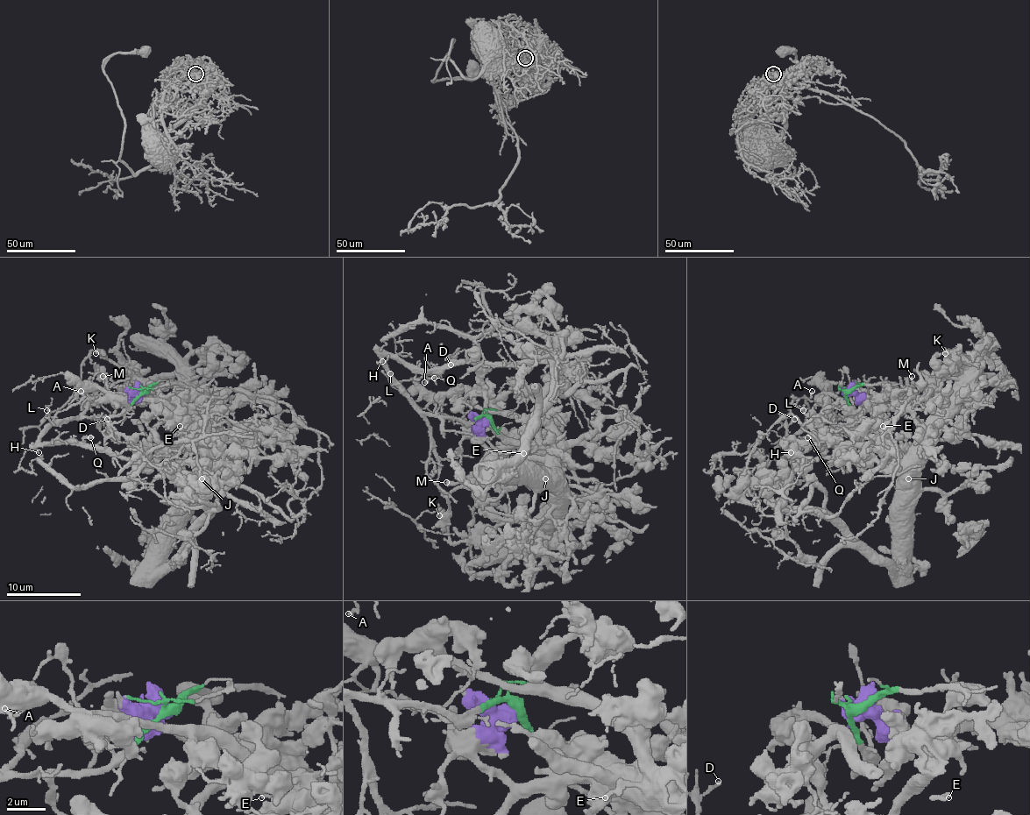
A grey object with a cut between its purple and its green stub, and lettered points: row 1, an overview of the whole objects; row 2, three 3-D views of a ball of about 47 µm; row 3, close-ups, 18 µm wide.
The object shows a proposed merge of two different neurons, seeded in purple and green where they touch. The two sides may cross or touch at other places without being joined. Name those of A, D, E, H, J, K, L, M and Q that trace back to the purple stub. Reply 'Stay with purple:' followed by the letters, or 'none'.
Stay with purple: E, J, K, M

